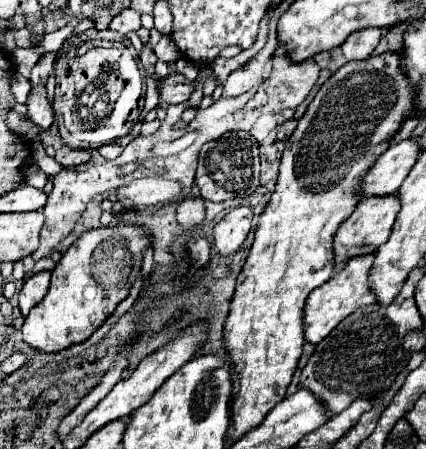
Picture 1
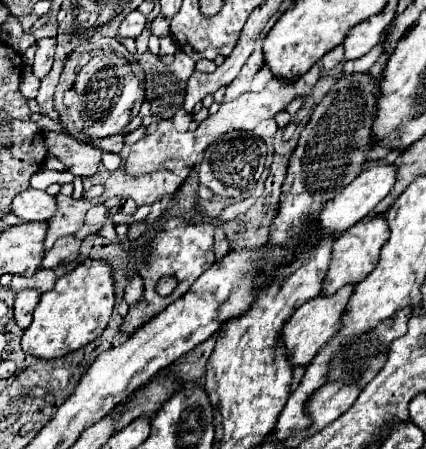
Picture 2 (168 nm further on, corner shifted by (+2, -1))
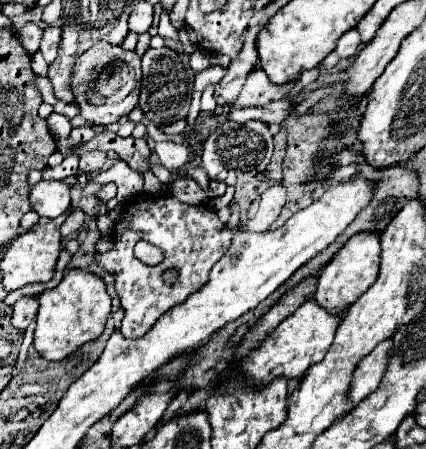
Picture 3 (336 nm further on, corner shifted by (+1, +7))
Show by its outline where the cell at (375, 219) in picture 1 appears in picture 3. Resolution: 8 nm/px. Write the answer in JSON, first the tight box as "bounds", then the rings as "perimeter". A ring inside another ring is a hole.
{"bounds":[315,232,379,318],"perimeter":[[[369,232],[355,234],[319,274],[315,302],[329,314],[343,318],[347,314],[347,308],[371,288],[371,284],[377,280],[377,274],[379,274],[379,236]]]}

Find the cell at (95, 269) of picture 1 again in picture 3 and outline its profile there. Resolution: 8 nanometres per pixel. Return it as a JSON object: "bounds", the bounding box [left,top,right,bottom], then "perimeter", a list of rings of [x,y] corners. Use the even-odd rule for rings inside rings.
{"bounds":[35,270,111,360],"perimeter":[[[69,270],[57,288],[45,290],[39,296],[39,314],[35,328],[35,350],[45,360],[65,360],[85,342],[97,340],[107,324],[111,312],[111,298],[105,290],[105,282],[83,270]]]}

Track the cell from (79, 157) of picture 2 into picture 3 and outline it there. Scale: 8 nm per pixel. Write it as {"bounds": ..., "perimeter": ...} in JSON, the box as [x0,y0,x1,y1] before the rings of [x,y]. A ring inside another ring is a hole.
{"bounds":[79,150,107,174],"perimeter":[[[99,150],[89,152],[89,154],[81,156],[81,160],[79,160],[79,170],[87,172],[87,174],[97,172],[97,170],[101,170],[101,168],[103,168],[105,160],[107,160],[107,154],[105,154],[105,152],[99,152]]]}

